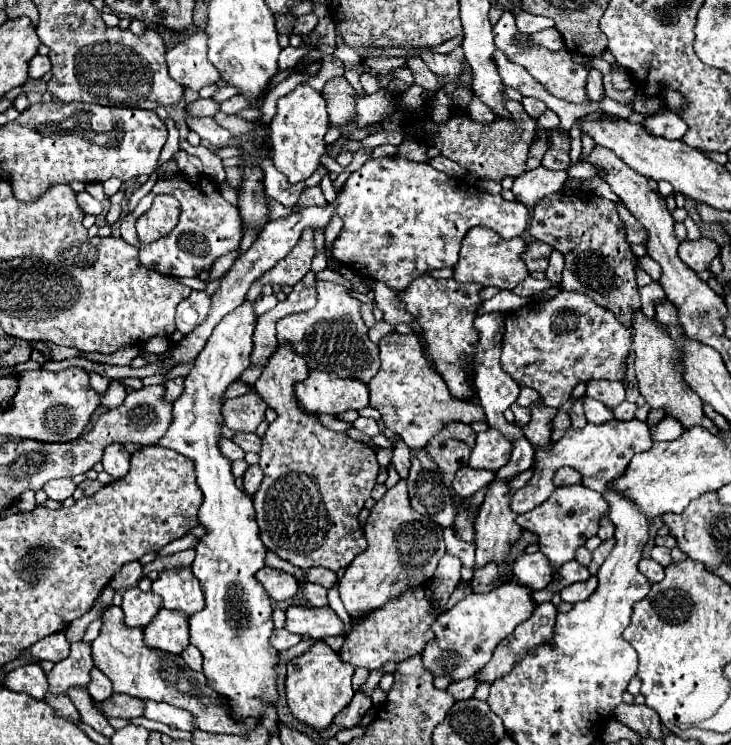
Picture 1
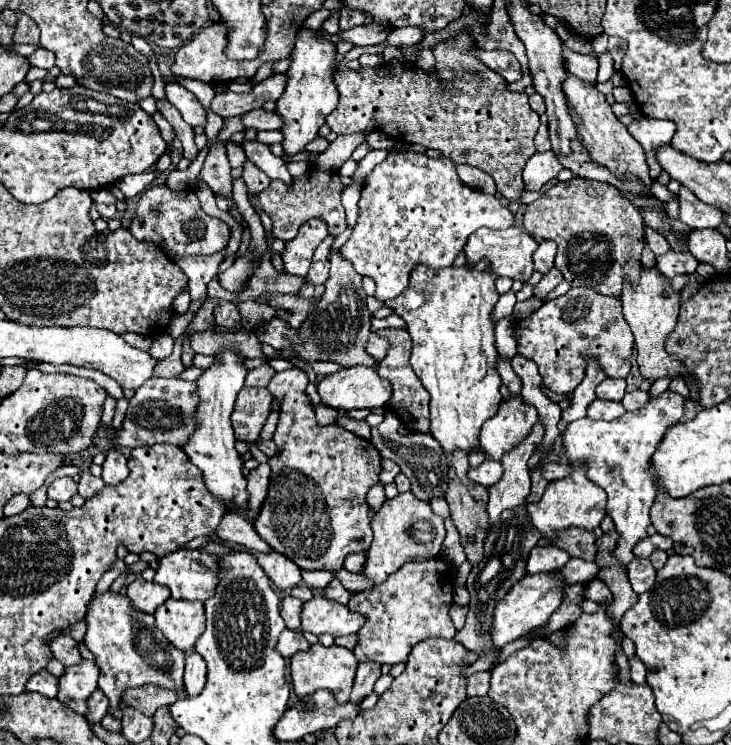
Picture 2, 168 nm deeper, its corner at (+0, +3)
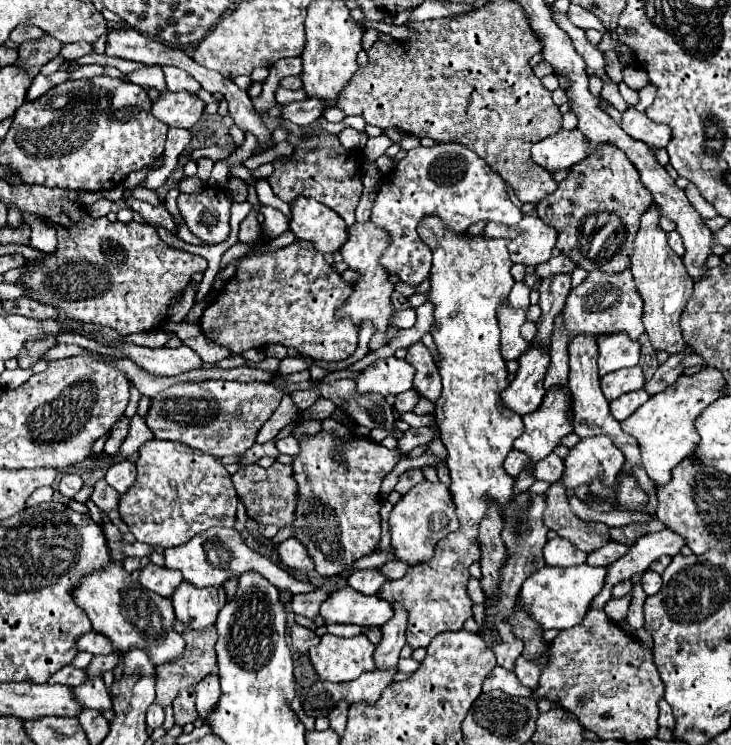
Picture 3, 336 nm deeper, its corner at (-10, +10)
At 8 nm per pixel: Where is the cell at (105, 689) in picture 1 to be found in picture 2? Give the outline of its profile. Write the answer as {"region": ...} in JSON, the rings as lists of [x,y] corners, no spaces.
{"region":[[[96,689],[90,699],[88,699],[88,715],[86,721],[90,725],[100,723],[100,719],[108,713],[108,697],[104,697],[104,693],[100,693],[100,689]]]}

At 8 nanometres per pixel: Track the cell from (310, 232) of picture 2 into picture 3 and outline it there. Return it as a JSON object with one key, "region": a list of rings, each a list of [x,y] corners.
{"region":[[[298,198],[290,208],[290,230],[298,240],[312,242],[322,254],[342,248],[348,238],[348,228],[334,210],[312,198]]]}

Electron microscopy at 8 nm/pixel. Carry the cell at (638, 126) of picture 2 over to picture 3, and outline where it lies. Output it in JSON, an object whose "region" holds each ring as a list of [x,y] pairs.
{"region":[[[628,108],[622,114],[622,128],[632,138],[642,140],[646,144],[654,144],[656,148],[664,148],[666,142],[670,142],[670,128],[668,126],[652,122],[644,112],[638,112],[634,108]]]}

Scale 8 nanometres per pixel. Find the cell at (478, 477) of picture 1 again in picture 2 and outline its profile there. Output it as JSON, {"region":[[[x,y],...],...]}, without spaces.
{"region":[[[486,459],[480,467],[470,469],[470,471],[468,471],[468,477],[470,477],[472,481],[484,485],[484,487],[492,487],[494,483],[500,481],[502,473],[504,473],[504,467],[502,467],[500,461],[492,461],[492,459],[488,461],[488,459]]]}

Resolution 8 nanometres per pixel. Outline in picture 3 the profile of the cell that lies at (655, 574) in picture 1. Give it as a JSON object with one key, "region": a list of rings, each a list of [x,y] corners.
{"region":[[[646,570],[646,572],[642,574],[642,588],[644,588],[644,592],[646,592],[648,596],[656,594],[656,592],[660,590],[660,586],[662,586],[662,578],[660,578],[658,572]]]}

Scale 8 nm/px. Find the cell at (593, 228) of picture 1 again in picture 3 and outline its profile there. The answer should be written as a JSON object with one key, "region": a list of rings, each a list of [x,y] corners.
{"region":[[[602,146],[598,154],[572,166],[554,194],[538,202],[538,218],[558,232],[556,248],[574,260],[586,272],[600,270],[606,274],[630,268],[632,240],[638,232],[640,218],[652,208],[652,194],[642,186],[638,170],[614,146]]]}

